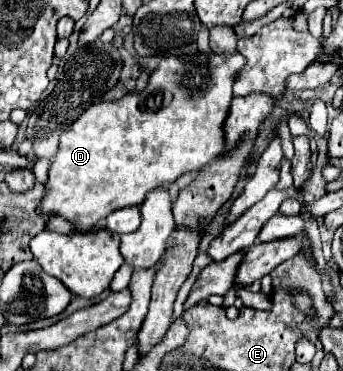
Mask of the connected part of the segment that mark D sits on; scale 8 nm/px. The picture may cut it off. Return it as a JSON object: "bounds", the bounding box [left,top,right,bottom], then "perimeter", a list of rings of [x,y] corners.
{"bounds":[36,54,246,232],"perimeter":[[[198,54],[188,58],[164,58],[152,72],[148,86],[142,92],[130,92],[116,102],[100,102],[90,106],[60,138],[58,154],[50,166],[46,194],[36,212],[46,216],[62,216],[74,224],[76,232],[90,232],[110,212],[126,206],[138,206],[146,194],[158,186],[174,182],[180,174],[196,172],[224,152],[222,124],[226,120],[234,74],[246,66],[242,54],[222,58],[222,54]]]}

